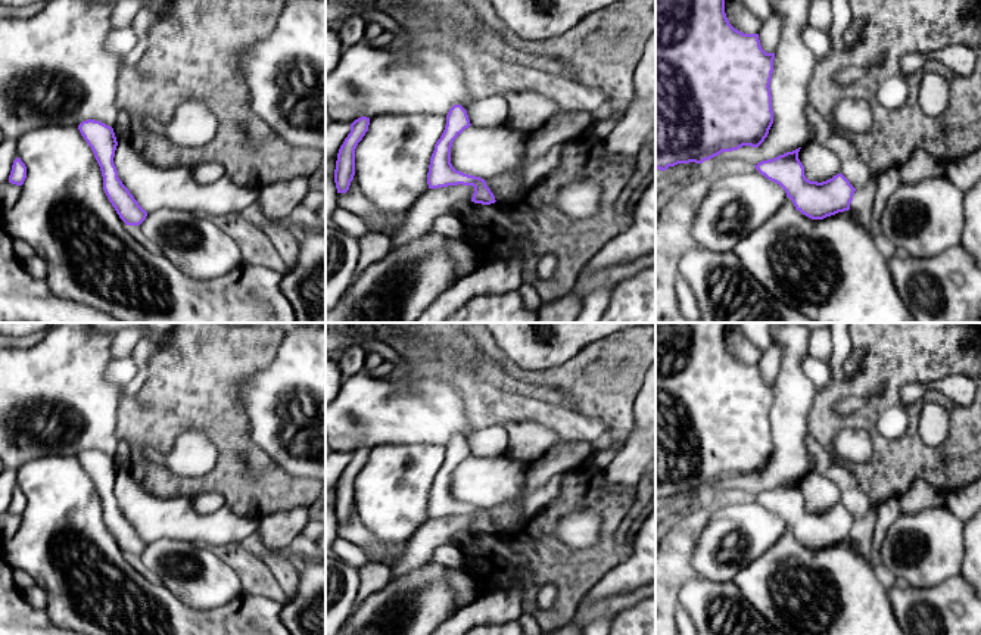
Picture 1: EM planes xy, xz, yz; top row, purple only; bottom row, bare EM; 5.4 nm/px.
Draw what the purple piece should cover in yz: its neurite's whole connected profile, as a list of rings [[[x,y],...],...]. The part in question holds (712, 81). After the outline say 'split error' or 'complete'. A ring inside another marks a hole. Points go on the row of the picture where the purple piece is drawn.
[[[655,0],[655,168],[666,171],[678,164],[703,164],[722,152],[738,150],[742,146],[759,147],[773,124],[770,80],[775,53],[766,53],[759,34],[744,34],[735,29],[725,13],[725,0]]] | complete

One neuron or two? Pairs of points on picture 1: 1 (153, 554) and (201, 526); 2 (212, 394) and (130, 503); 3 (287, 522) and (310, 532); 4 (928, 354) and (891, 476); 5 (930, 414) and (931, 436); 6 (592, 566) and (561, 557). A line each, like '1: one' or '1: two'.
1: two
2: two
3: two
4: one
5: one
6: one

